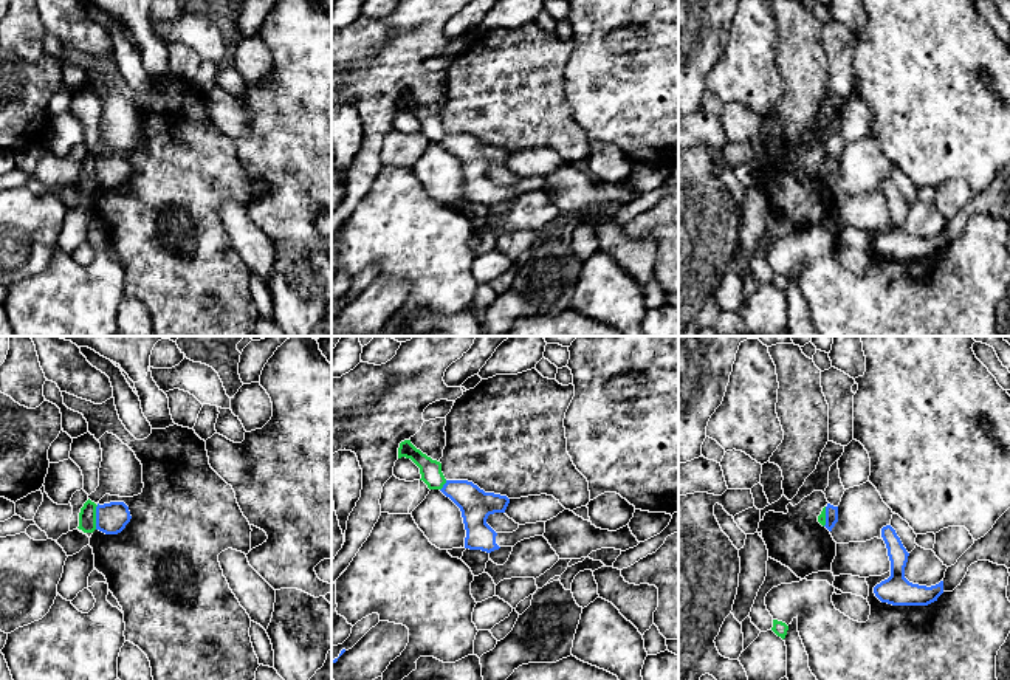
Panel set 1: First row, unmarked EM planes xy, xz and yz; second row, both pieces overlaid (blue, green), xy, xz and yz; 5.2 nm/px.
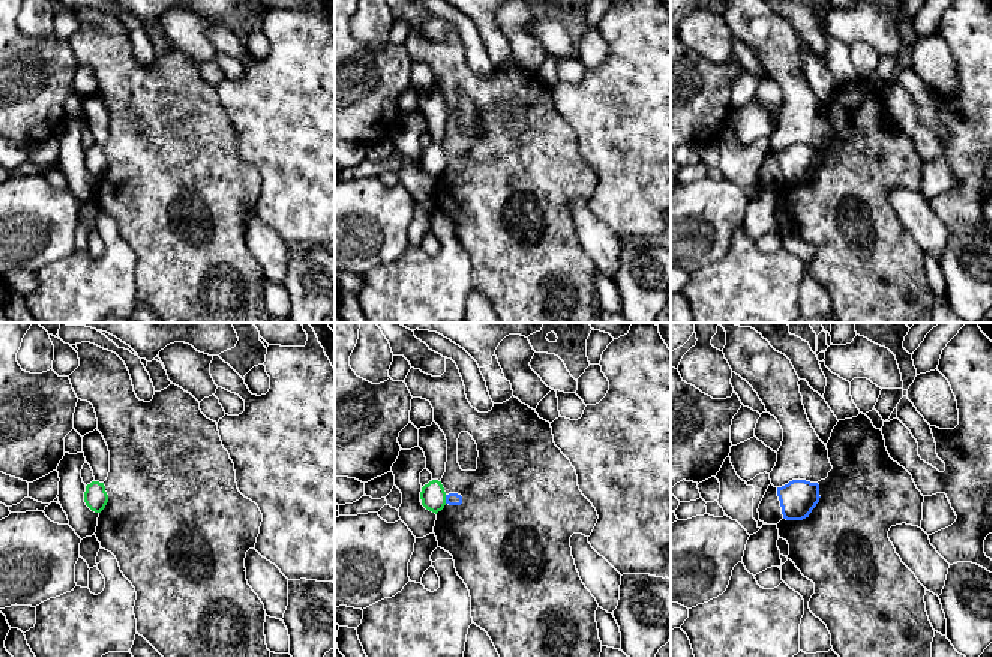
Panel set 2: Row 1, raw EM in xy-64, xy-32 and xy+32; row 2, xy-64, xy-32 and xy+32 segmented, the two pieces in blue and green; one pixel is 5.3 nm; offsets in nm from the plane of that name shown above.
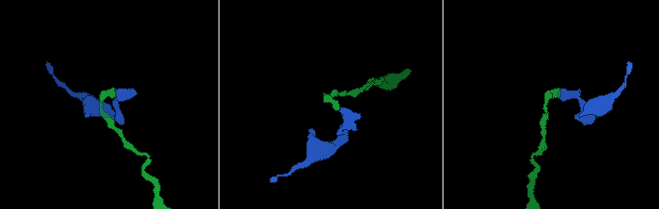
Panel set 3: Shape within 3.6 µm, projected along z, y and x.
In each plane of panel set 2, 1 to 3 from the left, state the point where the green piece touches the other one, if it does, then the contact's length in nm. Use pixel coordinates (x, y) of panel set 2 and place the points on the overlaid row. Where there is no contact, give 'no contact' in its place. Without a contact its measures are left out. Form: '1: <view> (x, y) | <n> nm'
1: no contact
2: xy-32 (446, 500) | 50 nm
3: no contact

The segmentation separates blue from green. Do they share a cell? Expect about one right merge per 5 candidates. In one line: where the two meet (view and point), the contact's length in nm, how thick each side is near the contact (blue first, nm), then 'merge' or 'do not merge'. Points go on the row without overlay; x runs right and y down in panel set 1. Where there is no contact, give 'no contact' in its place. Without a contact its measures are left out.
contact xy (96, 171); length 130 nm; calibres 160 and 100 nm; do not merge

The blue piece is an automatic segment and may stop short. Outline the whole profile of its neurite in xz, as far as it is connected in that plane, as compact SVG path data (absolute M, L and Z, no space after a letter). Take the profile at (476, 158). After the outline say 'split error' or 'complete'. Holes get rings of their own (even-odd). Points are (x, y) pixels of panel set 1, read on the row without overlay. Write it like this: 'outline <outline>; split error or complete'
outline M446 133L440 143L462 164L466 191L465 201L491 206L500 200L514 200L524 192L544 189L545 175L525 177L513 186L496 186L486 172L494 166L505 166L510 152L507 149L485 146L468 133Z; split error

